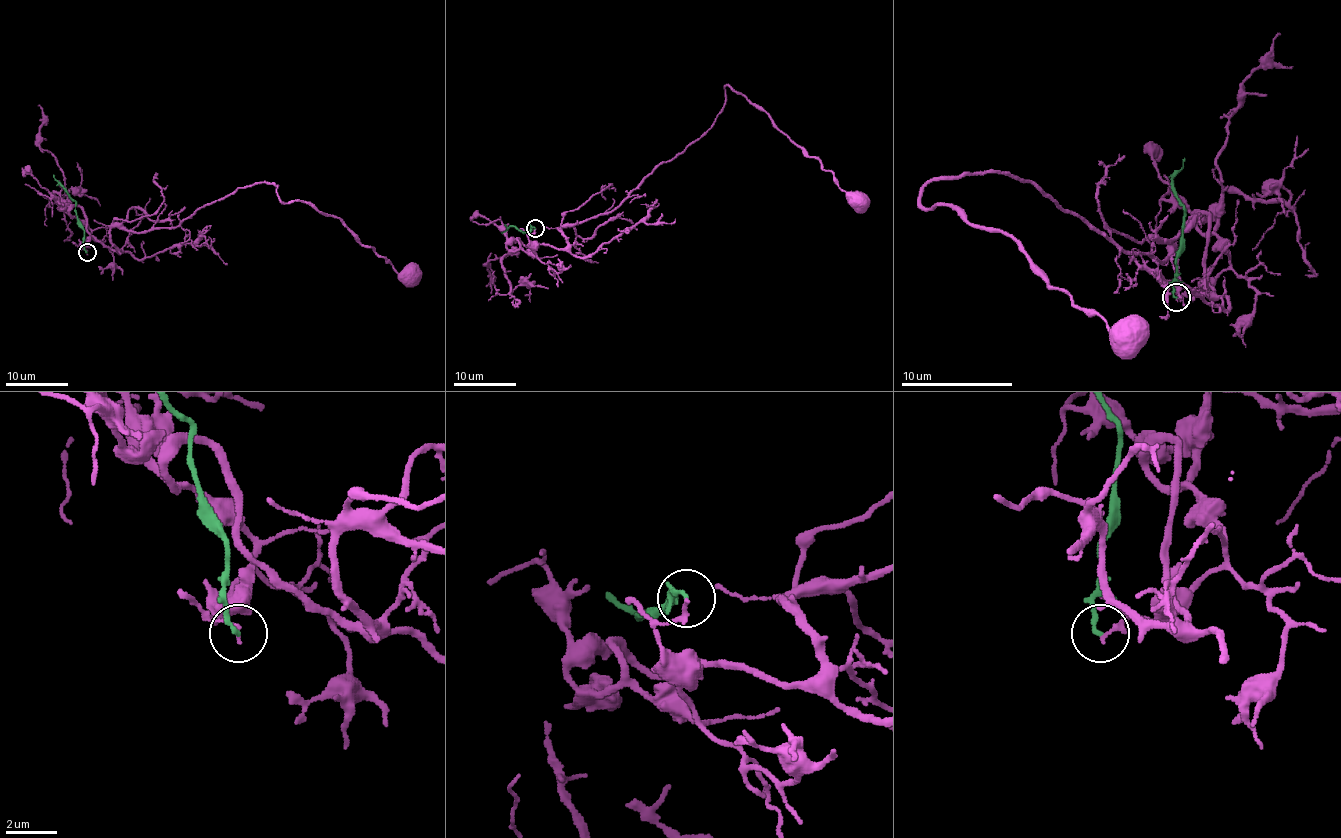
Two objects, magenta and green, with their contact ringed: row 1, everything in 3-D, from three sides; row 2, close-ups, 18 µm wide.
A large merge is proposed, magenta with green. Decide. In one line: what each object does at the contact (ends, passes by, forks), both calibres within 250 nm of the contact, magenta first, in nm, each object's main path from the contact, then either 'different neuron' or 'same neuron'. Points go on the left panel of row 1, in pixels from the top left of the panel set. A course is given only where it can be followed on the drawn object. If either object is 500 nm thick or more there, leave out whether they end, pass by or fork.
magenta ends | green ends | 190/180 nm | magenta via (87, 252), (92, 236), (120, 250), (113, 227), (175, 228), (273, 183), (411, 275) | green via (87, 252), (75, 201), (53, 174) | different neuron

